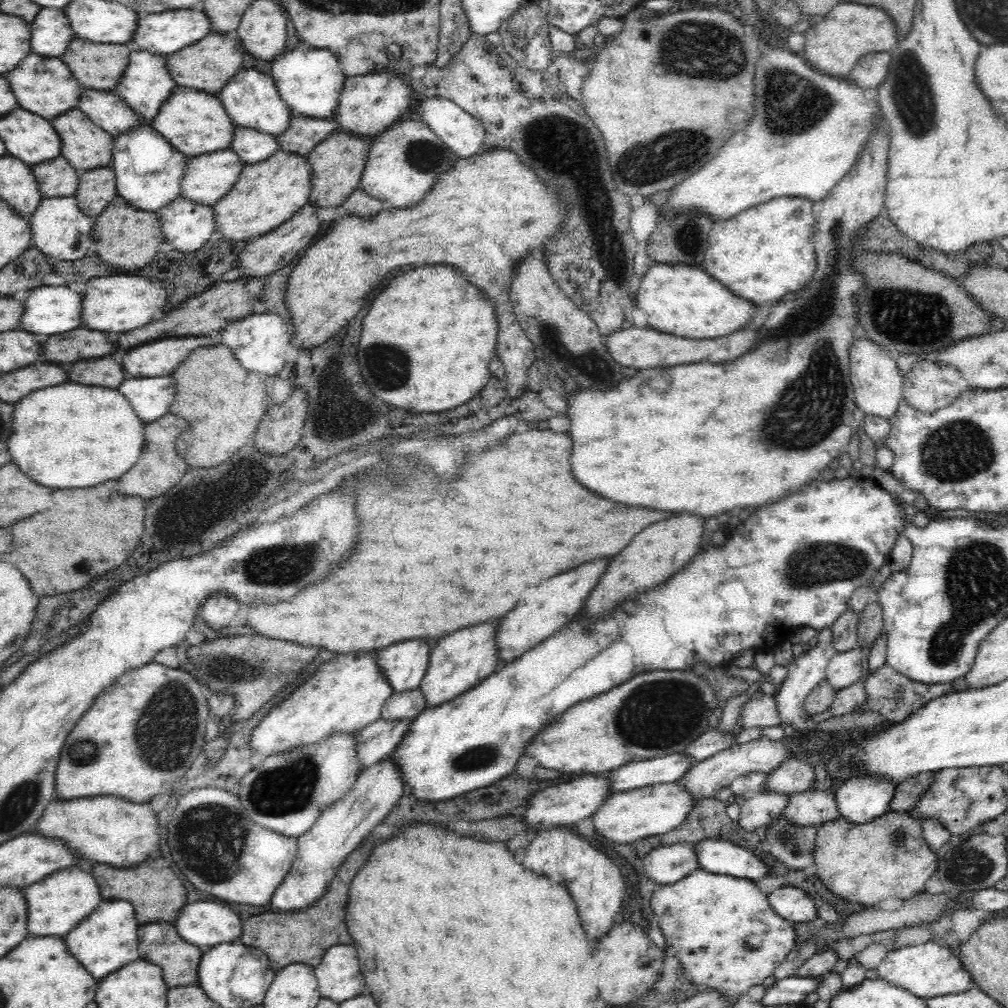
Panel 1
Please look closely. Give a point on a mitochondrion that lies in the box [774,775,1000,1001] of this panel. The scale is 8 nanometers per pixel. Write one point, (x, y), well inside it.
(971, 865)

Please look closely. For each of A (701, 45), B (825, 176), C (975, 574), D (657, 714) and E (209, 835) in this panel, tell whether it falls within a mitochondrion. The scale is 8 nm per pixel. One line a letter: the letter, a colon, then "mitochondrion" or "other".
A: mitochondrion
B: other
C: mitochondrion
D: mitochondrion
E: mitochondrion

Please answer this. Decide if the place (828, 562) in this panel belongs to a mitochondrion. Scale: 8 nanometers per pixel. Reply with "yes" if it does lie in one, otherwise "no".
yes

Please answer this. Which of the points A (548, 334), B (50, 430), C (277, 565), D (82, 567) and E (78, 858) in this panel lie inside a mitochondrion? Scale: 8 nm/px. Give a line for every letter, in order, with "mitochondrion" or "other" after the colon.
A: mitochondrion
B: other
C: mitochondrion
D: other
E: other

